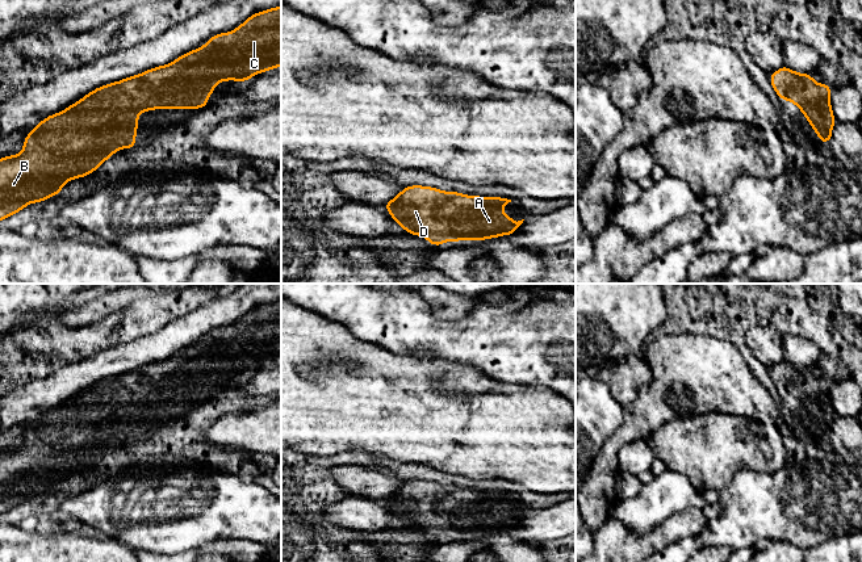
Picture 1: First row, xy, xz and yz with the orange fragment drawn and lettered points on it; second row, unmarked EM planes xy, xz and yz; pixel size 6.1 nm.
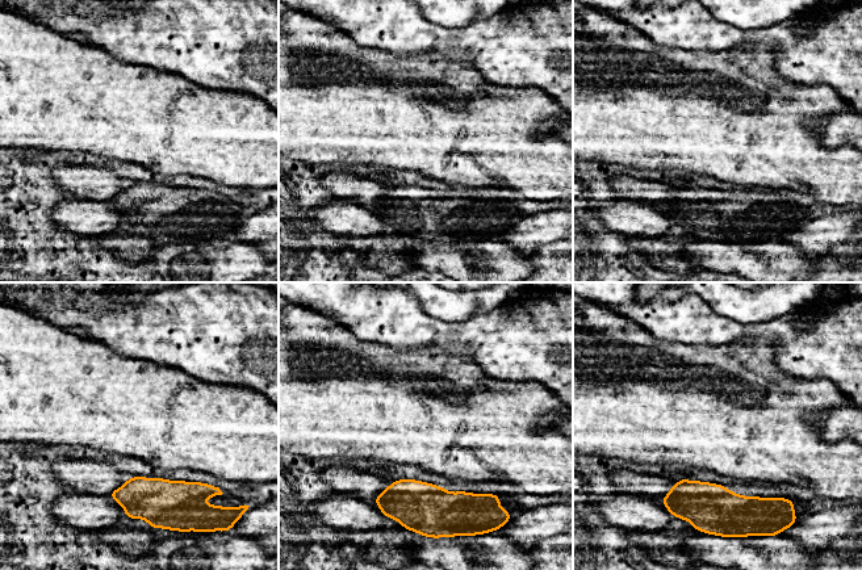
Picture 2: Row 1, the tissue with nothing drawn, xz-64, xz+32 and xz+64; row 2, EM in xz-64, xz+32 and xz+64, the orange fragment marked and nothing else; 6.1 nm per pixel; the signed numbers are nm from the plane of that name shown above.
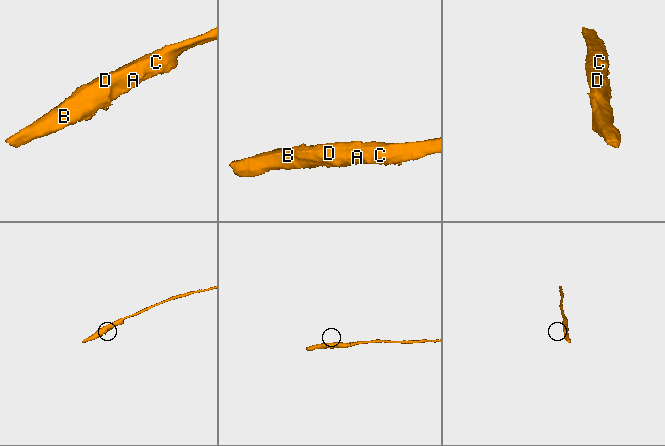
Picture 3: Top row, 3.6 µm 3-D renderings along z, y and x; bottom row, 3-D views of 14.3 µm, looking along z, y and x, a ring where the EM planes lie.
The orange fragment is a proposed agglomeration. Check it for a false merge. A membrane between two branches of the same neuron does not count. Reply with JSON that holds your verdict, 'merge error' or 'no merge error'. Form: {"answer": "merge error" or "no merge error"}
{"answer": "no merge error"}

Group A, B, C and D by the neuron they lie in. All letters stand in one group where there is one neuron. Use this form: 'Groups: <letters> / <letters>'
Groups: A B C D

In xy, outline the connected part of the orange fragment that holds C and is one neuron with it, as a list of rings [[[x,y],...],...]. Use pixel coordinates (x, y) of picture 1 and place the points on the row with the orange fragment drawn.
[[[281,5],[254,13],[233,32],[210,37],[204,46],[188,51],[166,66],[93,89],[63,112],[46,117],[33,127],[24,139],[21,154],[0,159],[0,221],[12,217],[33,202],[43,202],[46,198],[59,194],[67,181],[91,175],[116,151],[135,148],[141,113],[154,109],[187,110],[208,106],[208,96],[214,93],[219,81],[244,83],[254,75],[276,70],[279,66],[281,66]]]

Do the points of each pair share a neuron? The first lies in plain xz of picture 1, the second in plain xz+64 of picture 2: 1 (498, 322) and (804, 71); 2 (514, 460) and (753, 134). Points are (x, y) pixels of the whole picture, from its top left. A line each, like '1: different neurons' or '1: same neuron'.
1: same neuron
2: same neuron

